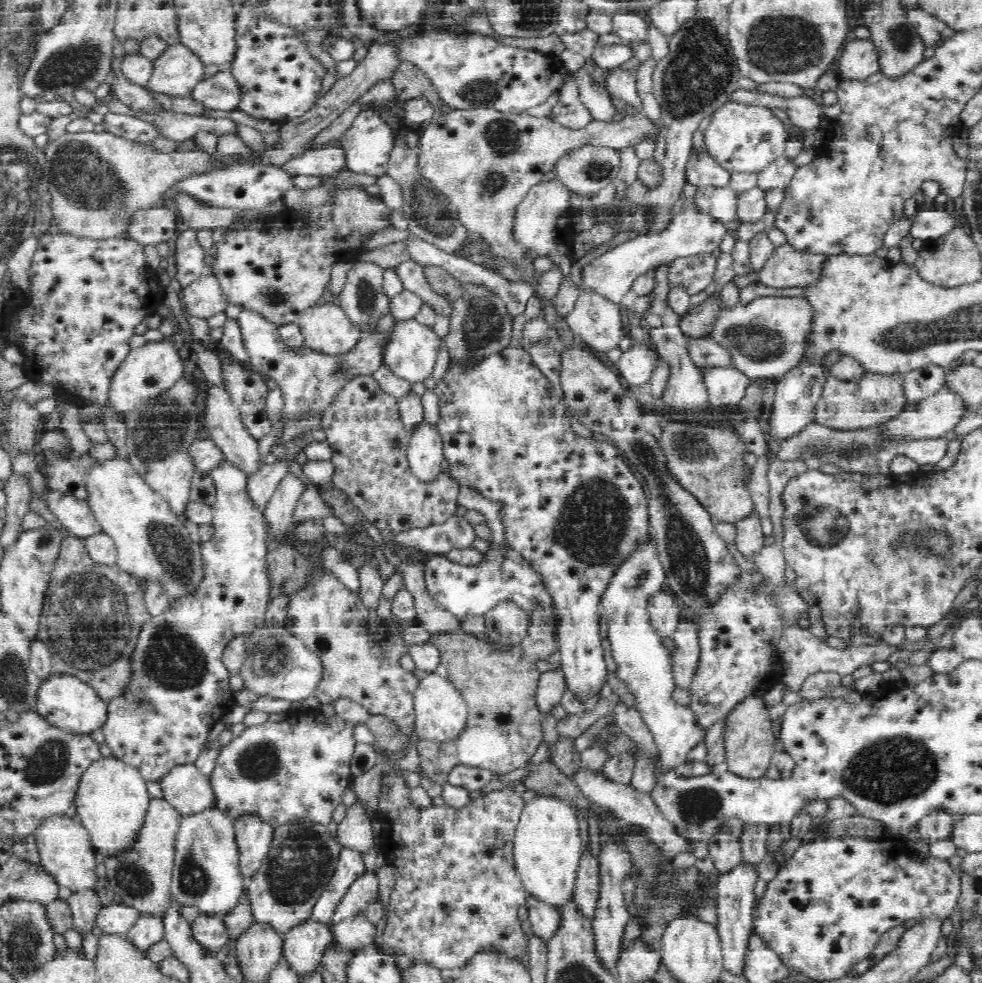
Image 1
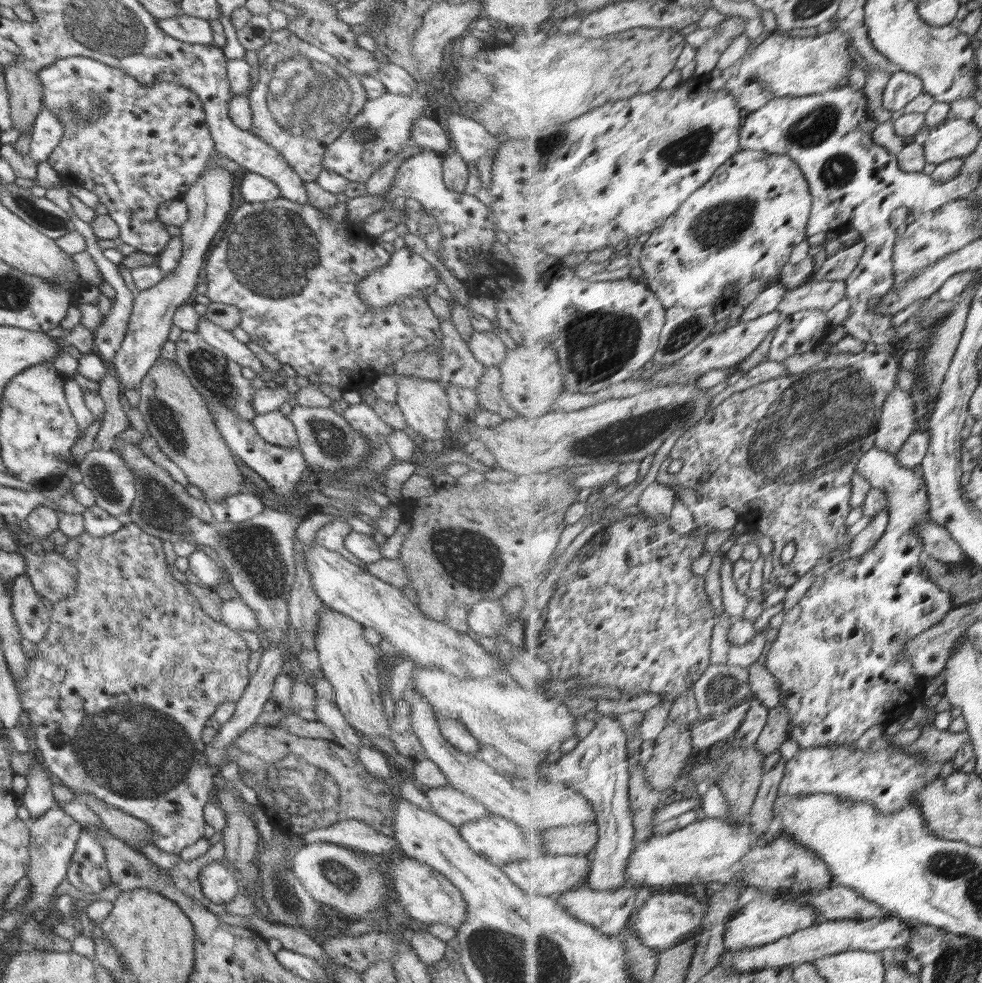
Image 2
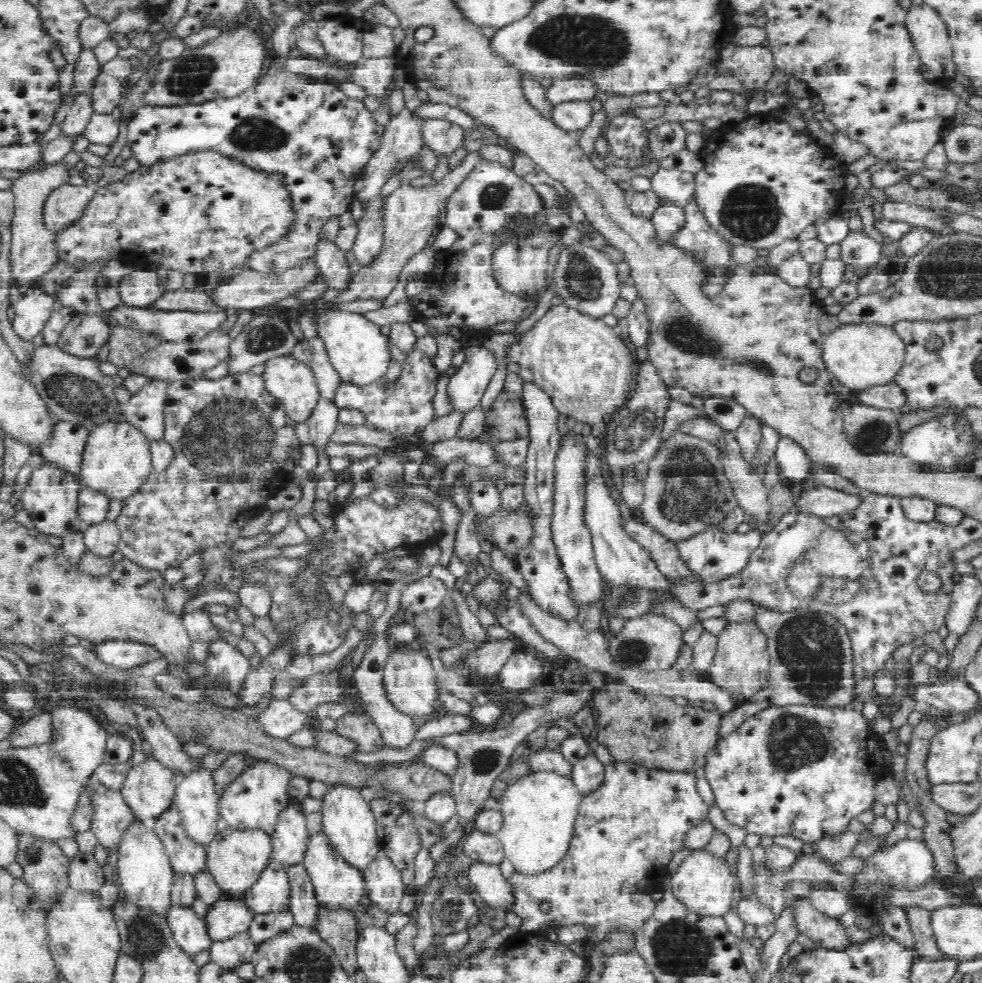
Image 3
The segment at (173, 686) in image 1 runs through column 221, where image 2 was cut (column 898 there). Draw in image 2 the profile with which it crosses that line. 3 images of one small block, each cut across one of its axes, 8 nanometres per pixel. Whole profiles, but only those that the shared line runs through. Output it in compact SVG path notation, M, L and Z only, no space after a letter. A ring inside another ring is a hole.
M877 444L860 460L857 470L864 472L873 488L884 489L890 495L888 530L870 552L860 558L846 557L817 578L802 600L788 611L766 662L781 683L781 705L787 706L792 716L790 738L798 740L802 750L820 746L856 747L870 728L899 722L902 716L914 712L918 702L925 703L925 678L915 672L911 658L901 657L916 636L943 622L956 608L948 592L923 574L927 553L916 525L931 516L926 478L901 466L896 455Z

